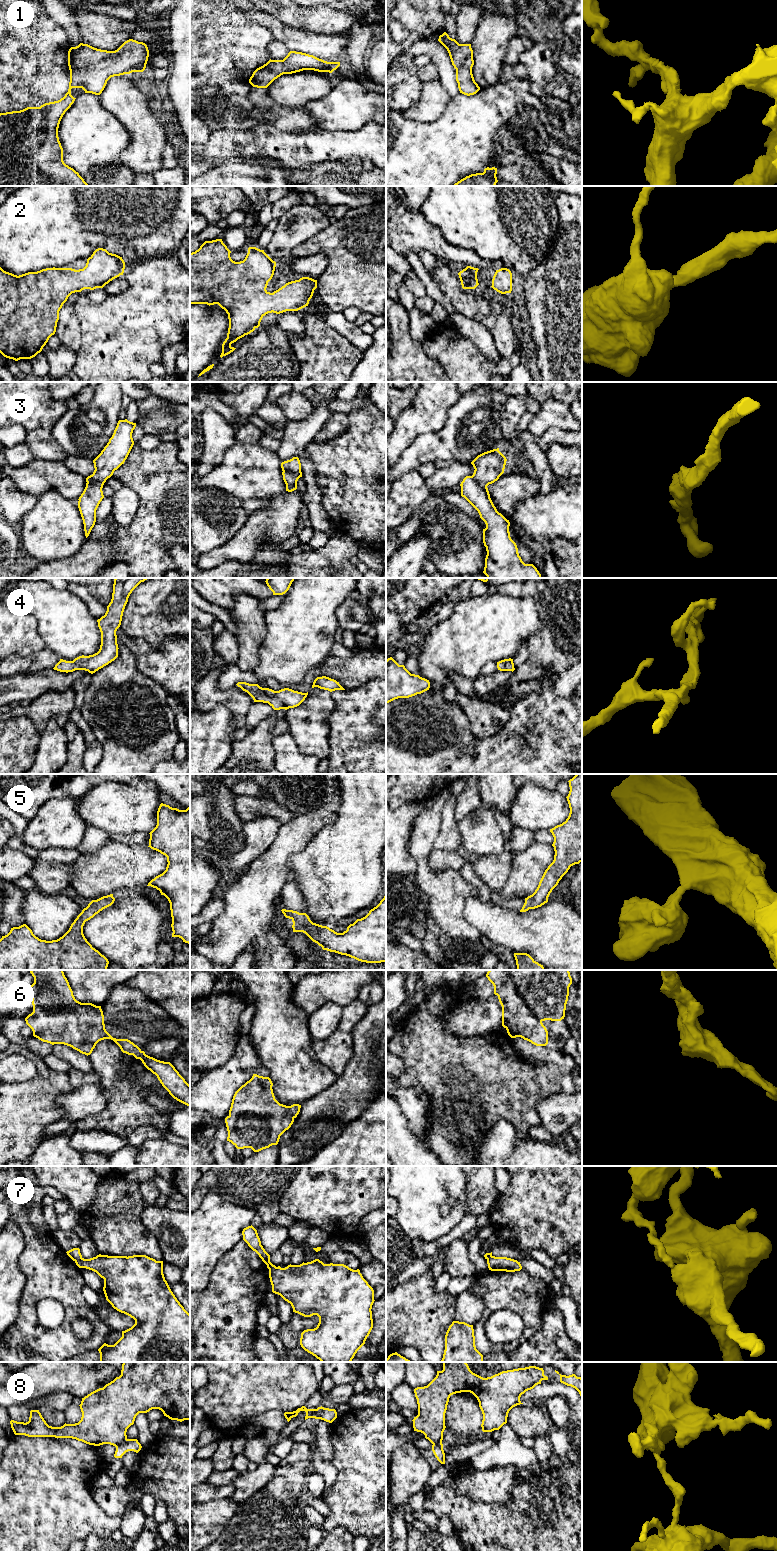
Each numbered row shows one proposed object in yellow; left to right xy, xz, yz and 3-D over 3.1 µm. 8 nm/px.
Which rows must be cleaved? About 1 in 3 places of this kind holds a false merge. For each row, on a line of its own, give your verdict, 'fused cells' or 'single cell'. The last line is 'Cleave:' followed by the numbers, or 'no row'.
1: single cell
2: single cell
3: single cell
4: single cell
5: single cell
6: single cell
7: fused cells
8: fused cells
Cleave: 7, 8

